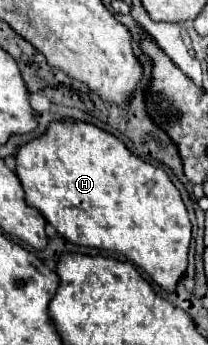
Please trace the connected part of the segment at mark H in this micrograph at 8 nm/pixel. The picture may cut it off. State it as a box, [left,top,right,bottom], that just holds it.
[16,118,192,292]

